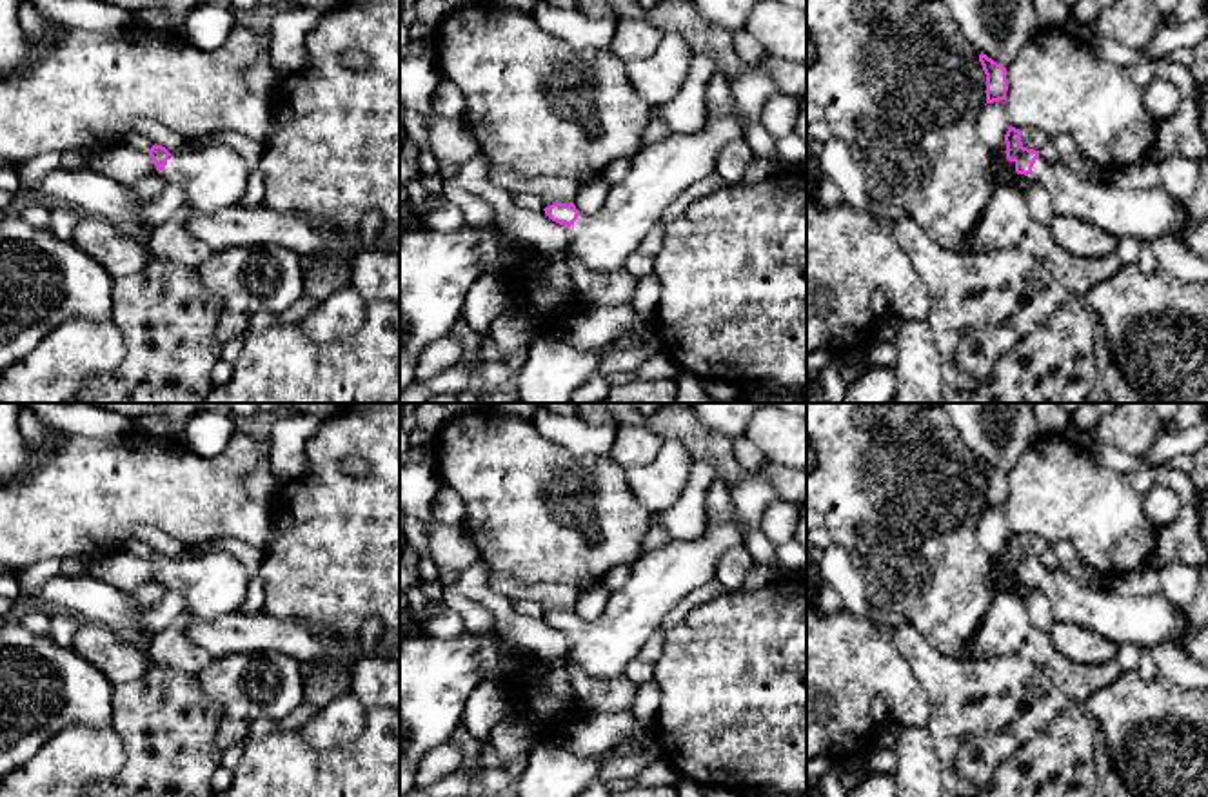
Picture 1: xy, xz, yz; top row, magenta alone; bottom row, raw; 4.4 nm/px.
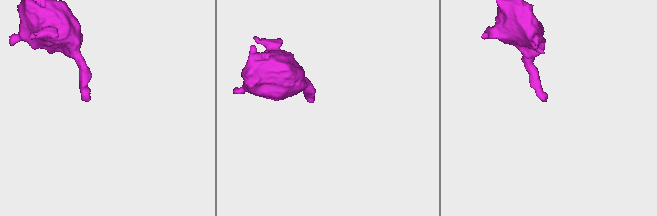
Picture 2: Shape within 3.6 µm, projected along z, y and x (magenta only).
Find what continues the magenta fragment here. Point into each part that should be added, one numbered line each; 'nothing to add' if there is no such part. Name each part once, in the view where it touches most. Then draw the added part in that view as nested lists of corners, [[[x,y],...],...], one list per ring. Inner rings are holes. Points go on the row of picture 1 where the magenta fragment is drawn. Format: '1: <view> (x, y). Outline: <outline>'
1: xy (215, 177). Outline: [[[211,142],[200,149],[171,153],[160,176],[183,187],[193,214],[216,214],[242,200],[249,171],[233,147]]]

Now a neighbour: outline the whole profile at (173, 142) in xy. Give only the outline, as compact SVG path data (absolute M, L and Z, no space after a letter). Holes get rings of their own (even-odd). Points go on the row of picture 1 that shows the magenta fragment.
M147 118L134 122L134 133L151 138L156 145L165 147L169 153L180 153L185 147L185 140L180 134Z

